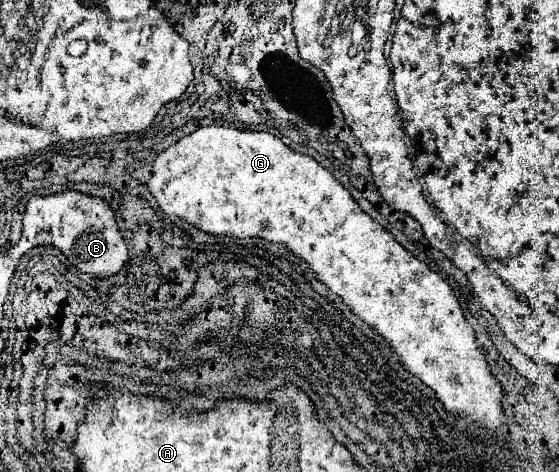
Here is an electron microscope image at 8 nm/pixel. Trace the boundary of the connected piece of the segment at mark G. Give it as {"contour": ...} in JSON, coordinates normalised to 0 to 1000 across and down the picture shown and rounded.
{"contour":[[[376,265],[376,269],[354,269],[343,286],[322,294],[315,307],[308,307],[304,316],[290,320],[275,350],[272,350],[272,379],[261,388],[268,409],[279,417],[283,434],[290,439],[290,451],[297,456],[315,456],[322,464],[333,464],[336,472],[351,477],[354,485],[369,489],[369,494],[379,494],[379,498],[415,498],[415,502],[469,502],[476,511],[494,511],[508,523],[515,523],[522,536],[530,536],[533,544],[540,544],[569,583],[569,591],[576,591],[587,612],[594,621],[601,621],[605,629],[615,633],[615,642],[623,650],[630,650],[630,659],[648,672],[658,689],[665,689],[680,710],[687,710],[687,718],[701,731],[701,739],[708,744],[708,752],[716,756],[719,773],[741,790],[744,799],[751,799],[755,811],[762,811],[776,833],[780,841],[794,854],[794,862],[805,871],[805,875],[823,875],[823,879],[834,879],[848,892],[859,892],[862,900],[869,905],[894,905],[894,896],[905,896],[902,879],[898,879],[898,858],[894,858],[894,845],[898,845],[898,820],[880,803],[877,786],[873,786],[873,773],[866,765],[866,752],[859,748],[859,735],[852,731],[852,714],[848,714],[848,701],[844,693],[834,684],[830,667],[826,667],[826,655],[823,655],[823,642],[819,633],[809,625],[809,612],[805,604],[776,574],[766,570],[766,561],[751,549],[744,549],[741,540],[733,540],[705,502],[698,489],[691,489],[687,481],[680,481],[662,456],[655,456],[644,434],[630,422],[630,413],[615,400],[615,392],[587,362],[580,358],[569,341],[562,341],[555,328],[544,328],[544,324],[533,324],[533,320],[522,320],[519,311],[512,311],[494,286],[487,282],[458,282],[458,278],[436,278],[436,273],[422,273],[422,269],[390,269],[390,265]]]}

